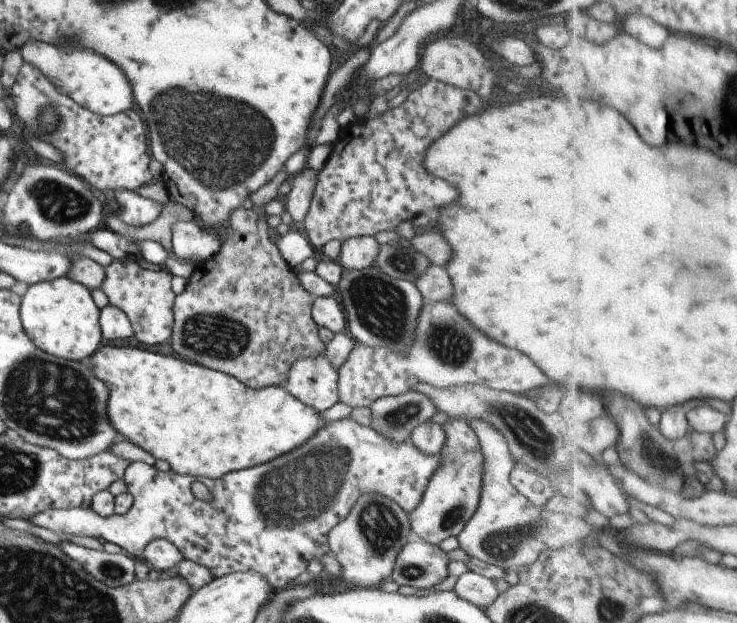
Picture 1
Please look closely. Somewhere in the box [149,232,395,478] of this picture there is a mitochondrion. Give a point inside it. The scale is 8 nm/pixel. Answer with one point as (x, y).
(208, 336)

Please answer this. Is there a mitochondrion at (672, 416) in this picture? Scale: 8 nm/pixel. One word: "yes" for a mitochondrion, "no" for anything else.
no

